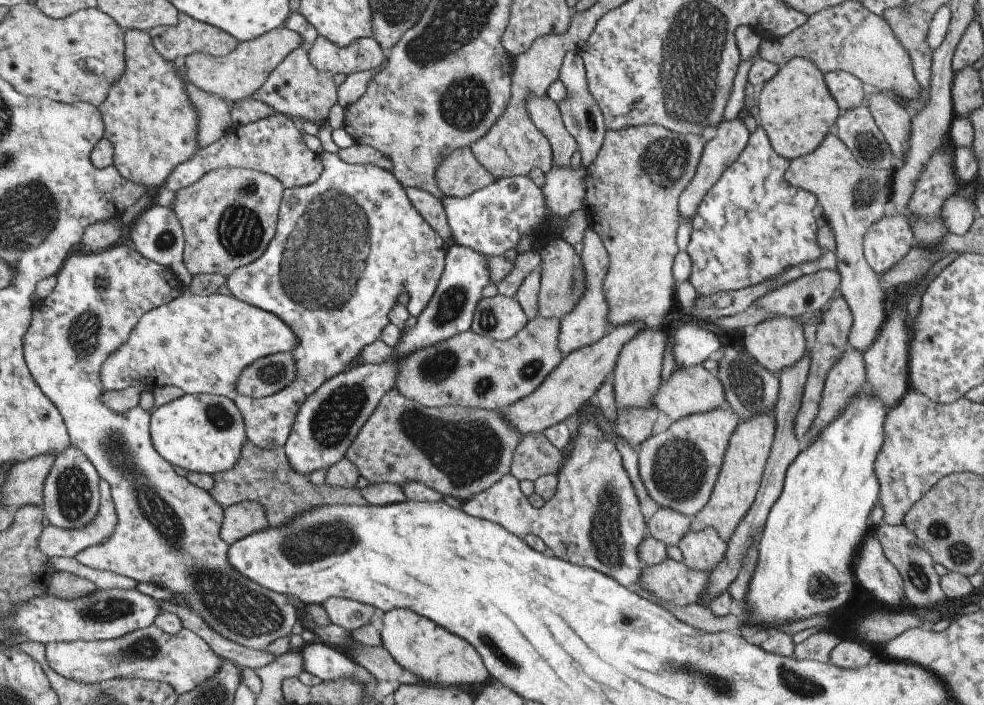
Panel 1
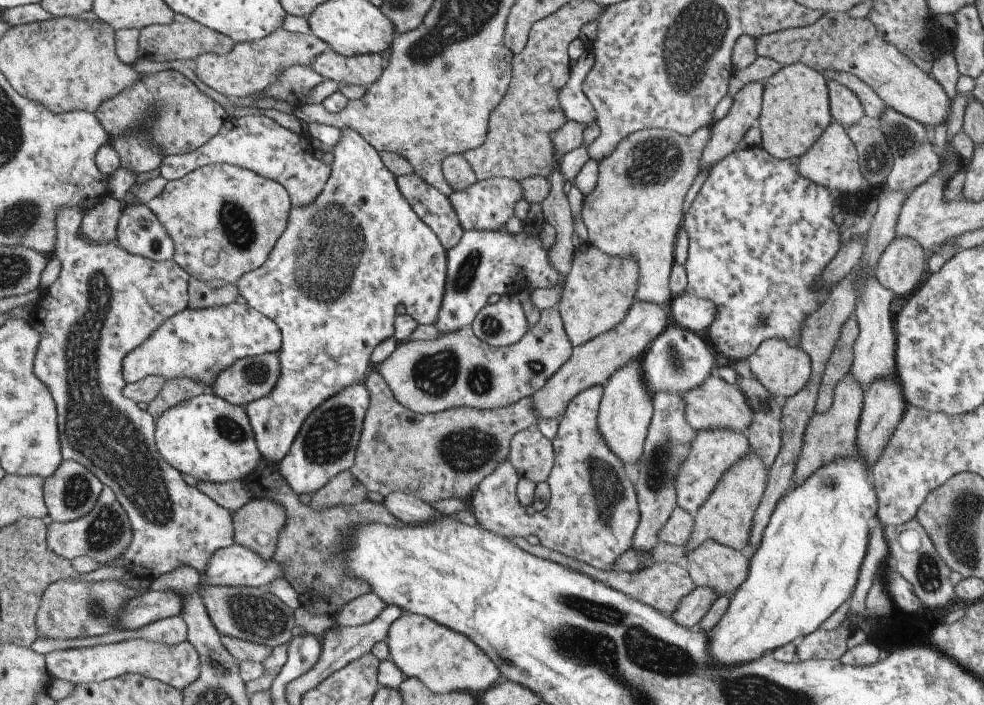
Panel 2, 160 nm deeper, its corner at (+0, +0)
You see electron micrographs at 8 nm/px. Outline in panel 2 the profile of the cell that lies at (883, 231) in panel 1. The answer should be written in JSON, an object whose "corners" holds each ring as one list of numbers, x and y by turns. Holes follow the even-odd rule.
{"corners":[[895,237,878,258,875,279,883,288,890,290,895,298,904,298,919,284,926,270,927,255,914,240]]}

